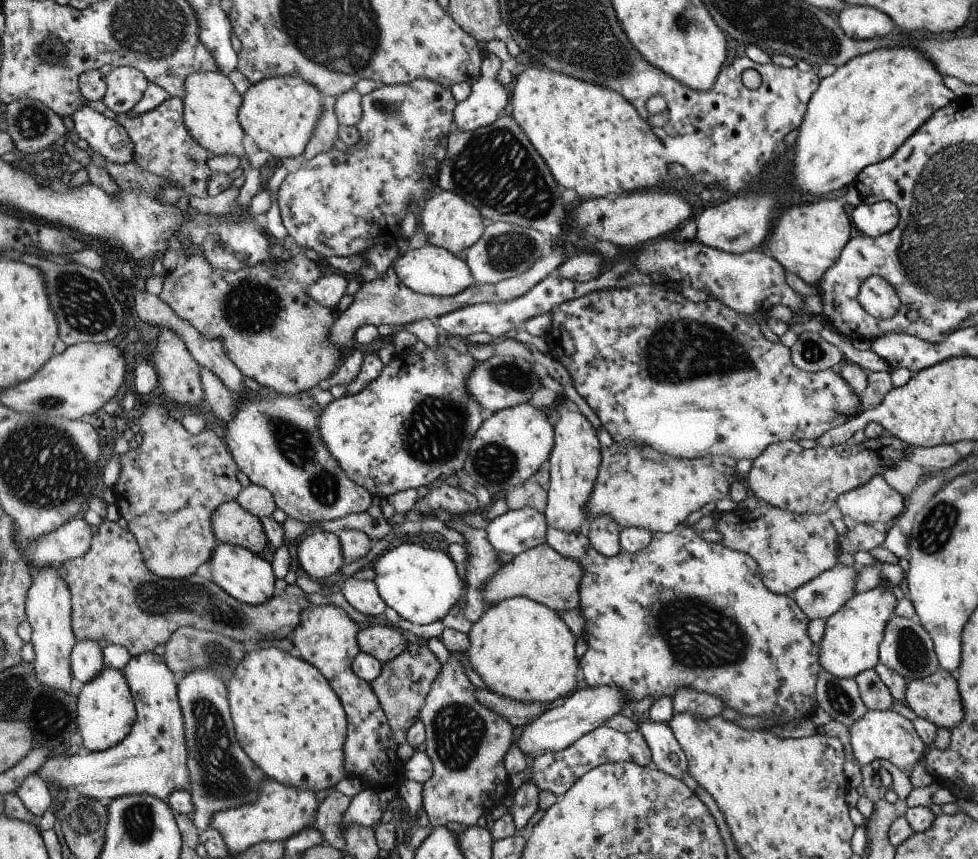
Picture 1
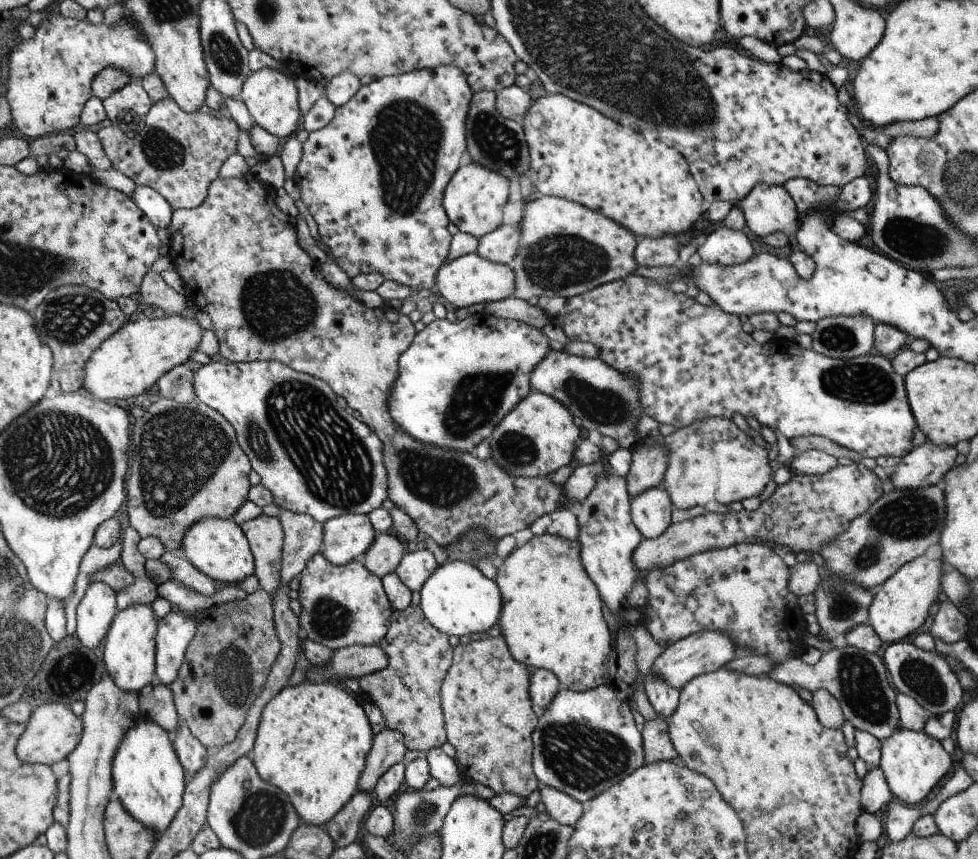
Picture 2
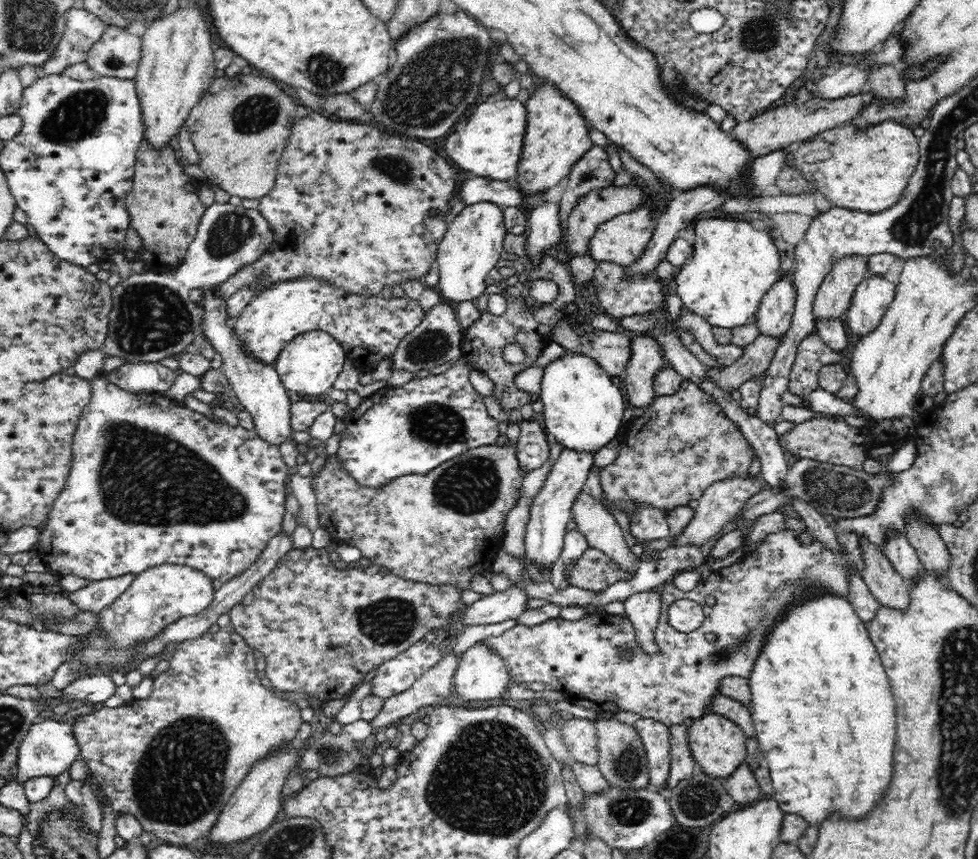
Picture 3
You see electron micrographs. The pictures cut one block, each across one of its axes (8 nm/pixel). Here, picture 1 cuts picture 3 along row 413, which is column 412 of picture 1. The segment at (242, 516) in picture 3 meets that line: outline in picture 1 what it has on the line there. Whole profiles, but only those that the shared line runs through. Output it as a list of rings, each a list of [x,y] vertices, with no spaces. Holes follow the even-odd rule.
[[[418,78],[408,84],[384,85],[379,84],[378,88],[369,94],[361,95],[362,116],[356,124],[356,130],[360,134],[358,144],[348,146],[348,151],[338,150],[336,147],[328,148],[328,152],[317,154],[310,160],[304,159],[301,167],[296,172],[288,173],[284,178],[278,190],[277,213],[280,214],[280,220],[283,222],[288,235],[291,238],[291,245],[296,245],[302,250],[310,248],[316,254],[320,254],[324,260],[330,256],[354,256],[361,255],[362,252],[373,248],[377,243],[388,242],[396,245],[397,240],[402,238],[400,234],[400,224],[408,214],[410,202],[424,200],[432,186],[432,176],[440,172],[442,161],[446,158],[446,149],[448,148],[448,137],[453,126],[454,108],[457,101],[453,97],[450,89],[444,88],[442,84],[430,80],[430,78]]]

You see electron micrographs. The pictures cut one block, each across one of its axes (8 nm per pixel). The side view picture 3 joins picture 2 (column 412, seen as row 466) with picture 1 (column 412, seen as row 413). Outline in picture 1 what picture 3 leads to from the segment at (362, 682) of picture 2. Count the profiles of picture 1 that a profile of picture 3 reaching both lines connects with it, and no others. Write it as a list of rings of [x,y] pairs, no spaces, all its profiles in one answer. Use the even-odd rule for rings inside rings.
[[[408,642],[406,650],[396,656],[394,660],[383,663],[378,678],[370,682],[374,694],[380,702],[380,708],[388,719],[388,726],[392,730],[392,740],[398,746],[407,742],[408,730],[419,721],[420,709],[424,706],[432,683],[440,674],[441,668],[440,661],[428,648],[426,642],[418,644]]]

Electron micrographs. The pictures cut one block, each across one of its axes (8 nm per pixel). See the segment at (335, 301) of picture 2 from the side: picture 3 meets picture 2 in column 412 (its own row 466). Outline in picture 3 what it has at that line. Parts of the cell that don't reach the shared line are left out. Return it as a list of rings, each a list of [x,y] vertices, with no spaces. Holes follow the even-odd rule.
[[[501,441],[498,444],[479,446],[459,454],[457,457],[451,458],[446,462],[442,462],[440,466],[430,470],[426,474],[406,474],[406,476],[398,476],[394,480],[390,480],[386,486],[378,486],[378,488],[370,488],[362,486],[360,482],[356,482],[341,466],[337,460],[337,454],[326,459],[327,463],[323,464],[322,470],[317,477],[311,477],[312,489],[316,493],[316,504],[318,507],[318,526],[324,527],[330,534],[333,542],[348,546],[355,546],[361,550],[361,553],[372,563],[383,566],[388,569],[391,574],[404,578],[411,582],[420,582],[430,584],[432,586],[454,586],[462,591],[469,589],[469,583],[475,574],[482,573],[483,570],[489,569],[492,556],[501,549],[502,538],[504,538],[504,522],[506,522],[506,514],[518,506],[520,502],[520,488],[522,488],[522,480],[525,474],[522,473],[520,461],[516,458],[516,449],[508,447]]]

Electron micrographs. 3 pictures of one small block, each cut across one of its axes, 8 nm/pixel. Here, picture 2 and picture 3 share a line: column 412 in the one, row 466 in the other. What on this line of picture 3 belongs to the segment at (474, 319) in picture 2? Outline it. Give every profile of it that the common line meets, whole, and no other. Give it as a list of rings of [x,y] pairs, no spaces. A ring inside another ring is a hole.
[[[463,363],[452,365],[444,374],[434,376],[432,374],[416,375],[416,378],[400,387],[389,387],[385,390],[378,390],[369,398],[364,400],[356,409],[350,410],[344,417],[343,422],[346,424],[346,429],[341,432],[341,440],[337,450],[337,460],[339,465],[343,468],[356,482],[360,482],[362,486],[369,486],[370,488],[378,488],[378,486],[386,486],[390,480],[398,478],[398,476],[406,476],[406,474],[426,474],[430,470],[434,470],[440,466],[442,462],[446,462],[451,458],[457,457],[459,454],[467,450],[478,448],[479,446],[494,445],[500,442],[500,431],[498,429],[498,421],[490,417],[486,406],[483,405],[483,396],[472,386],[469,380],[472,369]]]

